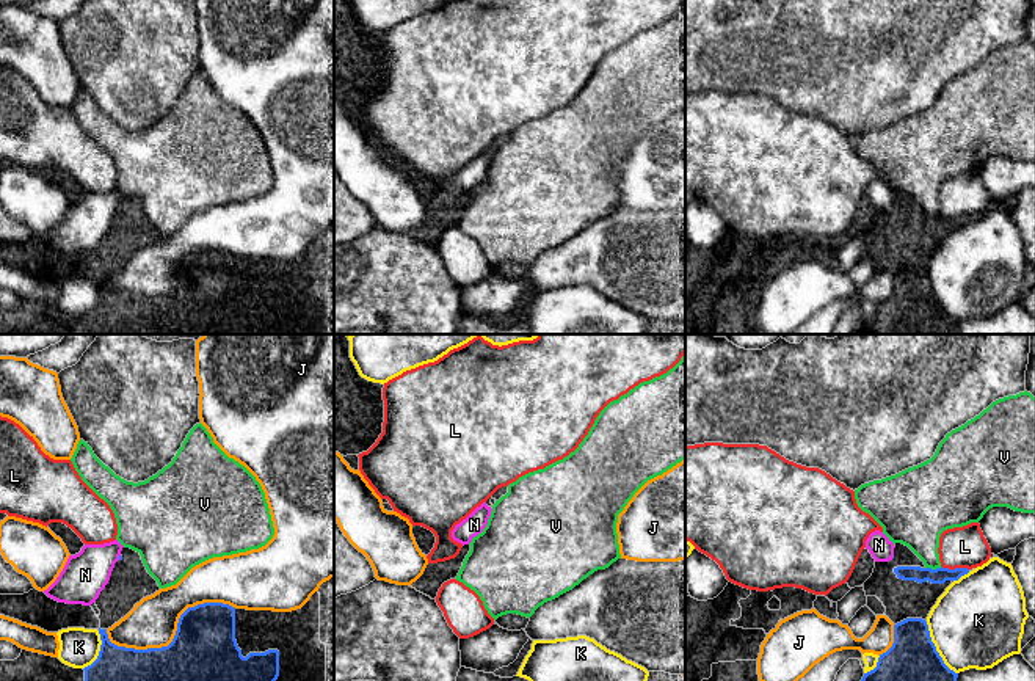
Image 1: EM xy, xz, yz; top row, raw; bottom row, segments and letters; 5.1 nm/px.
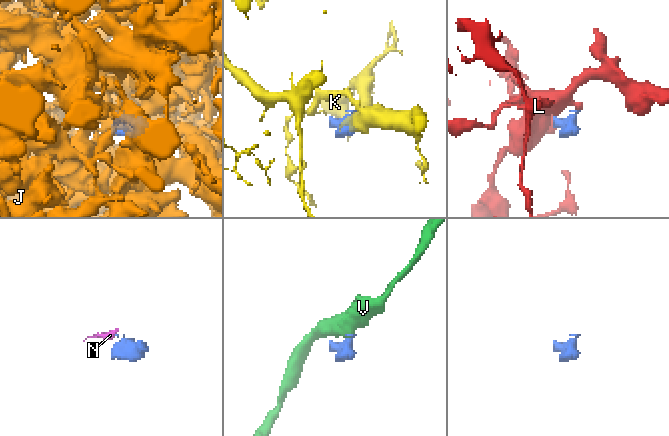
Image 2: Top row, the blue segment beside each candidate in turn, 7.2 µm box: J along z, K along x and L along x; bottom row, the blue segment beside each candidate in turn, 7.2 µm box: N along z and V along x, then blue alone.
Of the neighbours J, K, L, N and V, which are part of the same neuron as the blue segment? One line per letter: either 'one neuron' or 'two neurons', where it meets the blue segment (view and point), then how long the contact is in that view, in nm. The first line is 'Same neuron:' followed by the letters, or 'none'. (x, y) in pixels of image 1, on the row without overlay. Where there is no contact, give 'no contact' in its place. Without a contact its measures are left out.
Same neuron: none
J: two neurons; meets blue in xy at (174, 284); contact 700 nm long
K: two neurons; meets blue in yz at (935, 297); contact 320 nm long
L: two neurons; meets blue in yz at (955, 217); contact 150 nm long
N: two neurons; meets blue in xy at (119, 206); contact 30 nm long
V: two neurons; meets blue in yz at (933, 218); contact 90 nm long

